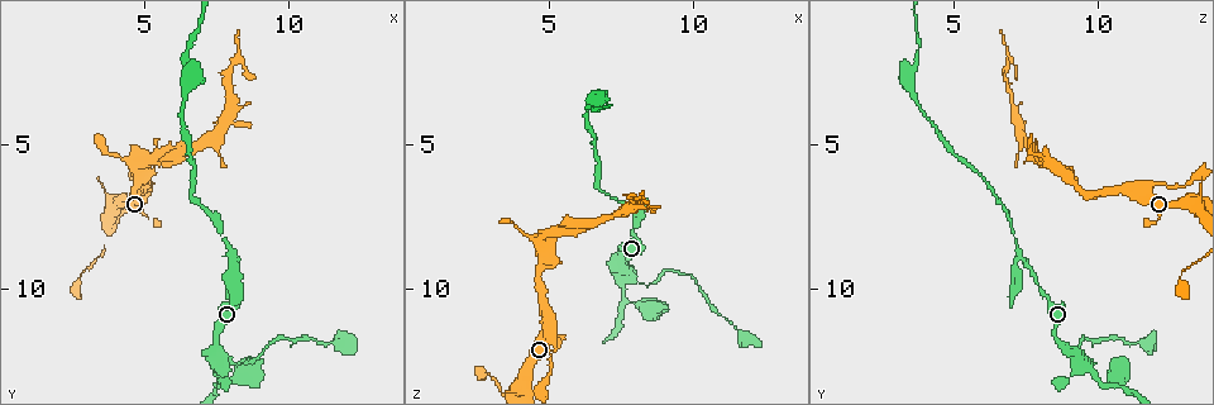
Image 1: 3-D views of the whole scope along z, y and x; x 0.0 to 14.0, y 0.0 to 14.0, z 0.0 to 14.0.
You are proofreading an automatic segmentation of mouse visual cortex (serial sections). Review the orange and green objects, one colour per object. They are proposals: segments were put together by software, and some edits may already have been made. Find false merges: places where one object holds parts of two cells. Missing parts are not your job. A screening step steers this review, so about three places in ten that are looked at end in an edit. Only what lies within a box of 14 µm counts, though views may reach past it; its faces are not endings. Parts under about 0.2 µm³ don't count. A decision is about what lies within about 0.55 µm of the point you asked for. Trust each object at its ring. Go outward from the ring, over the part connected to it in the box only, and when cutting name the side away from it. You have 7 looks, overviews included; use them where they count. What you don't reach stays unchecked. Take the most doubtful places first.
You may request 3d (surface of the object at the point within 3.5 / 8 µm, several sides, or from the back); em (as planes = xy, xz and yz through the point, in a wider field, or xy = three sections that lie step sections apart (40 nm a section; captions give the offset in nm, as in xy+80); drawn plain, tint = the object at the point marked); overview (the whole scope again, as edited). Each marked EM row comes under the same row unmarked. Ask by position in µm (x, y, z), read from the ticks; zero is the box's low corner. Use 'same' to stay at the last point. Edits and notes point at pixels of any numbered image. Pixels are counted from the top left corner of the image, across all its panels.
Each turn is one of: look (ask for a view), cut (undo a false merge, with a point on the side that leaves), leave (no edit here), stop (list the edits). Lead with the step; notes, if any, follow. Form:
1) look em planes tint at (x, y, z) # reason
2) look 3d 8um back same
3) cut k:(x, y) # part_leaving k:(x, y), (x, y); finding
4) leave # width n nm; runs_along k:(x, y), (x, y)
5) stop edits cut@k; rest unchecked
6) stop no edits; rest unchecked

look 3d 8um at (4.7, 5.6, 8.1)

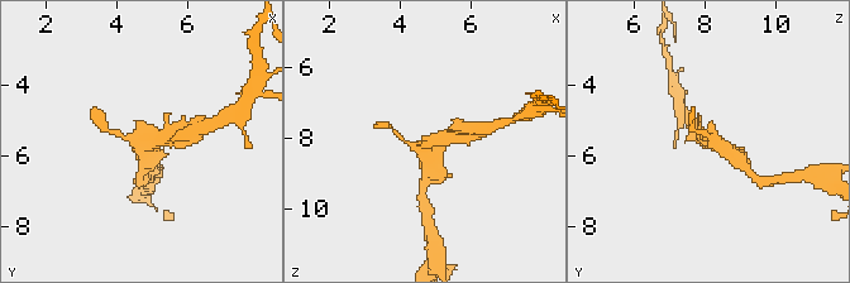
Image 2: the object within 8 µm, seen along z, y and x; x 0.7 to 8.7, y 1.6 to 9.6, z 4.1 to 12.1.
look 3d 3.5um at (4.7, 5.5, 8.2) # closer look

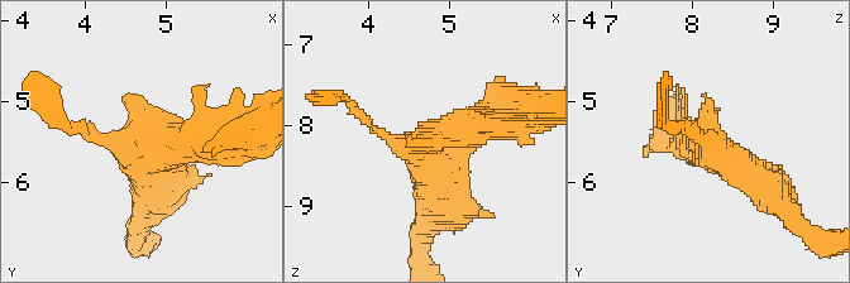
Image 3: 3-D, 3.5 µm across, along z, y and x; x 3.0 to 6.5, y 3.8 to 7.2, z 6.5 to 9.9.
look em xy step 2 tint at (4.70, 5.55, 8.25) # now the EM

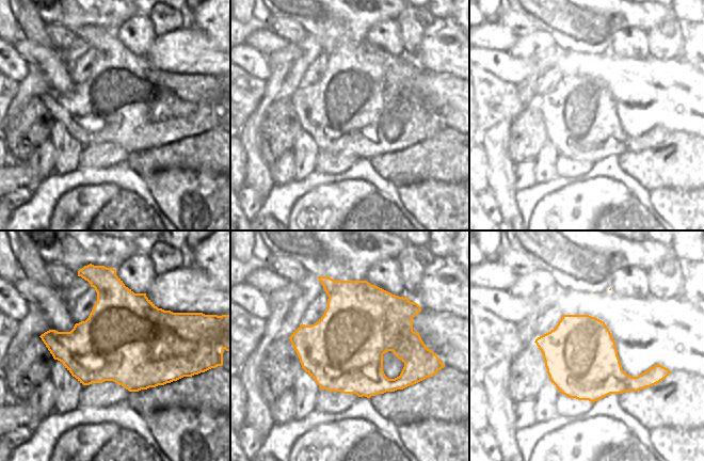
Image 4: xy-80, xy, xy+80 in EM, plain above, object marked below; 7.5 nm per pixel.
leave # width 600 nm; runs_along 3:(439, 204), (426, 143), (509, 120); continuous, no second cell

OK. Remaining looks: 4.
look 3d 8um at (7.5, 12.6, 9.6) # thin arm on a thick one

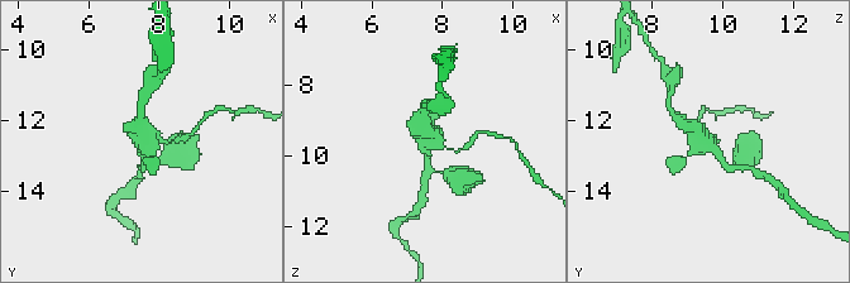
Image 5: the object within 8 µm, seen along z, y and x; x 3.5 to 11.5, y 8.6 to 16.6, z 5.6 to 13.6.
look 3d 3.5um at (7.5, 12.7, 9.7) # zoom in

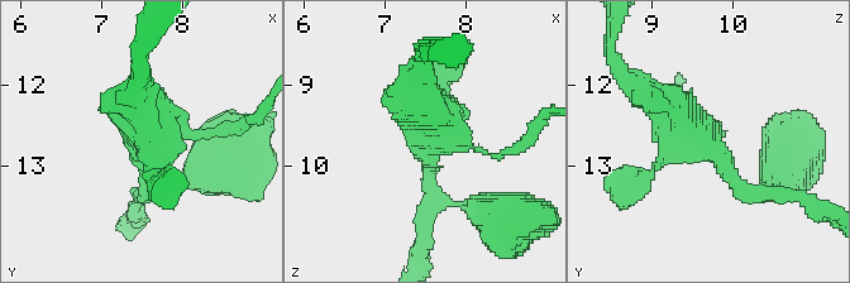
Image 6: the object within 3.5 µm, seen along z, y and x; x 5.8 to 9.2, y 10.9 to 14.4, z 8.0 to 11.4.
leave # all the same cell

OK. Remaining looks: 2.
look em xy step 2 tint at (8.0, 8.8, 7.3) # abrupt turn

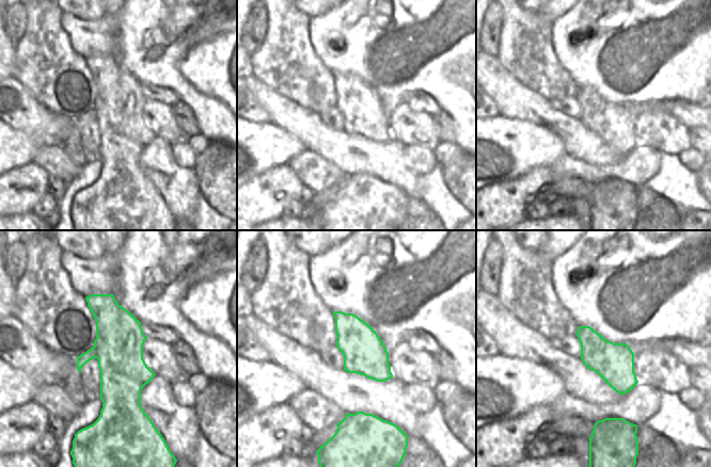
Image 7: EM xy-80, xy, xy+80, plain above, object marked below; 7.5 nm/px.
look 3d 3.5um same # see where the arms go

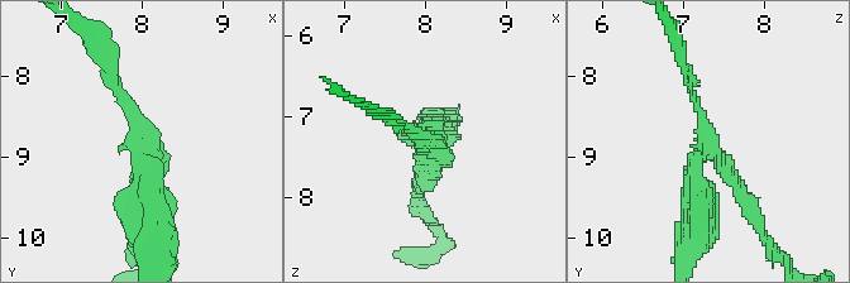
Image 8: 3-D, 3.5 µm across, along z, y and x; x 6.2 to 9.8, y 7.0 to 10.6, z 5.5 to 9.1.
leave # width 320 nm; runs_along 8:(753, 211), (708, 145), (688, 76); one cell here

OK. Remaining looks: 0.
stop no edits; rest unchecked

